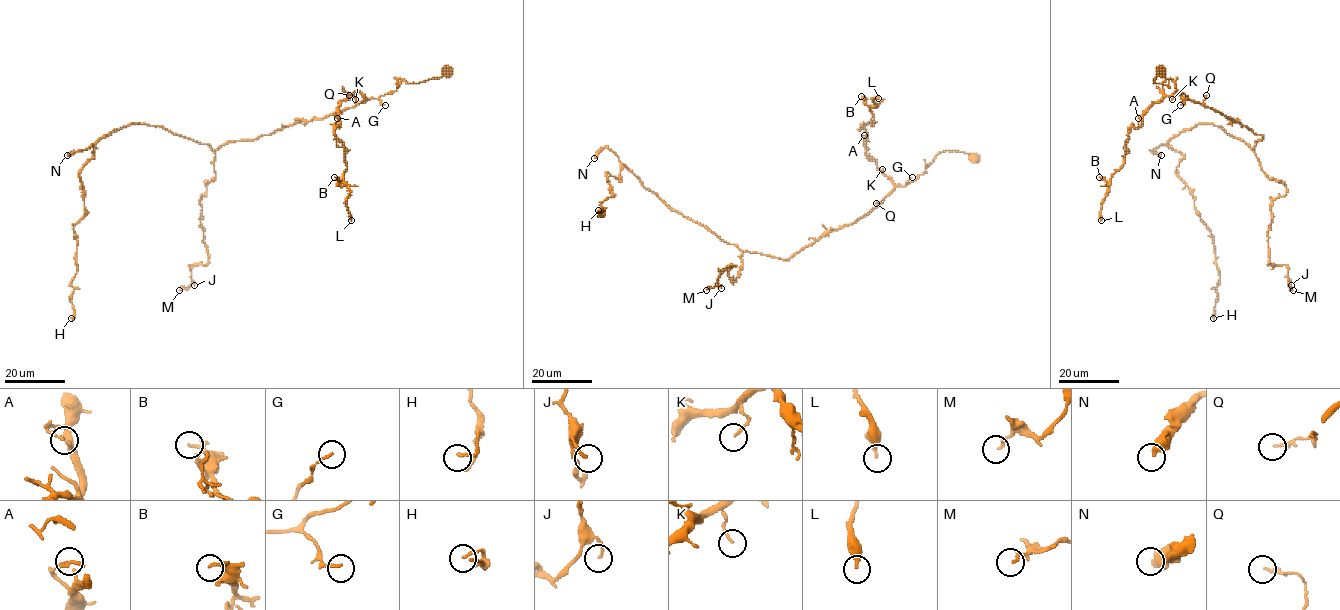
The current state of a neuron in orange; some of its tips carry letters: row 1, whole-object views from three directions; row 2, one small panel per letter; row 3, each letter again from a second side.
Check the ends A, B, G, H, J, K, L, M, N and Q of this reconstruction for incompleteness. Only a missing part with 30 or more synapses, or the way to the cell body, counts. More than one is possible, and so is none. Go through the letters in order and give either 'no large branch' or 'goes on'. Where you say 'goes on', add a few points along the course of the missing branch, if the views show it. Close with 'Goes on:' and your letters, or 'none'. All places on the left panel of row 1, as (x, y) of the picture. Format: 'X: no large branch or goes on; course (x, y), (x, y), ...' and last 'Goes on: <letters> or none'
A: no large branch
B: no large branch
G: no large branch
H: no large branch
J: no large branch
K: no large branch
L: no large branch
M: no large branch
N: no large branch
Q: no large branch
Goes on: none

